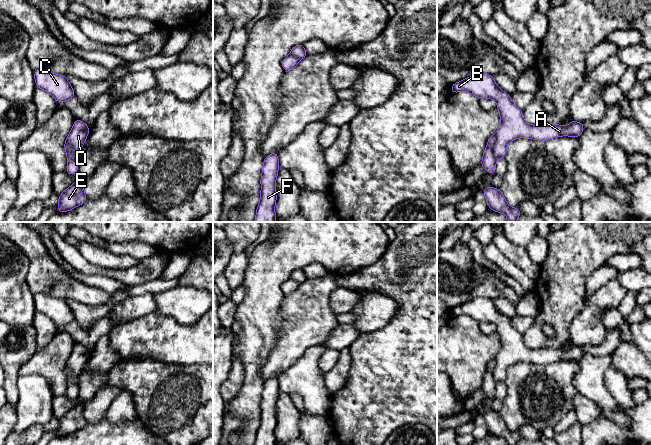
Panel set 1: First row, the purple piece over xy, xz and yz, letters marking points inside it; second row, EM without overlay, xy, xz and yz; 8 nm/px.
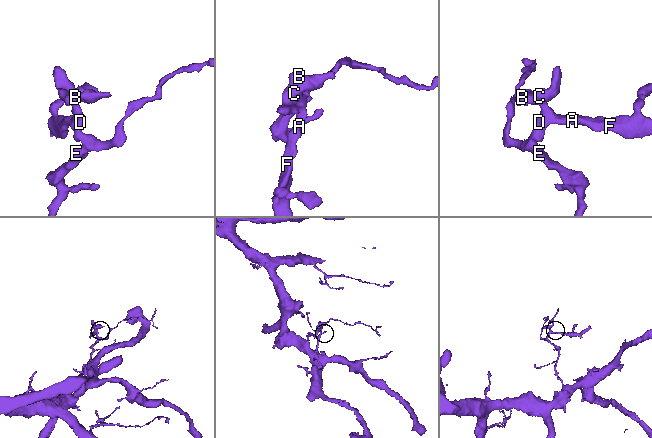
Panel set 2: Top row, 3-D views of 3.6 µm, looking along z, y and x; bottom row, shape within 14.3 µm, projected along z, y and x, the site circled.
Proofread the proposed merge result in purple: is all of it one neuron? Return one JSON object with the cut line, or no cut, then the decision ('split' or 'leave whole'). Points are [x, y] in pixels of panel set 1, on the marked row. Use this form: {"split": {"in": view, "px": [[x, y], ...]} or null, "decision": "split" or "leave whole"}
{"split": {"in": "yz", "px": [[496, 134], [493, 148], [495, 158]]}, "decision": "split"}

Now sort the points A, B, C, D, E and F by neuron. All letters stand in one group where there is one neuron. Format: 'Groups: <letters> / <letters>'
Groups: A B C F / D E

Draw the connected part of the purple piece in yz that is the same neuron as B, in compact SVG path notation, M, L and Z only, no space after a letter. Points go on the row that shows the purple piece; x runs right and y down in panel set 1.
M475 74L451 85L451 93L461 91L466 91L479 99L489 98L496 101L501 119L493 148L496 159L505 158L507 145L517 138L531 138L539 141L560 136L579 138L585 129L583 123L573 120L566 127L552 123L528 124L523 117L523 111L512 102L510 95L495 84L493 76L489 74Z

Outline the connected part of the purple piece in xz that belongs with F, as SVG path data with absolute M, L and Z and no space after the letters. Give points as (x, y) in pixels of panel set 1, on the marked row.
M278 152L264 158L261 175L260 202L256 209L254 222L275 222L275 203L277 200L276 178L279 170Z

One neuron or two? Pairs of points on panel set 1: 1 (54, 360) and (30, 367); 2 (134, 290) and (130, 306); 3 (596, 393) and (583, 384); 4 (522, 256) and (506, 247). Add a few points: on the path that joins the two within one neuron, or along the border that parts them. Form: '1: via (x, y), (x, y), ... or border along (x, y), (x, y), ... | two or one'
1: via (48, 362), (36, 364) | one
2: border along (153, 294), (146, 293), (130, 296) | two
3: via (593, 390), (586, 384) | one
4: via (518, 255), (510, 250) | one

